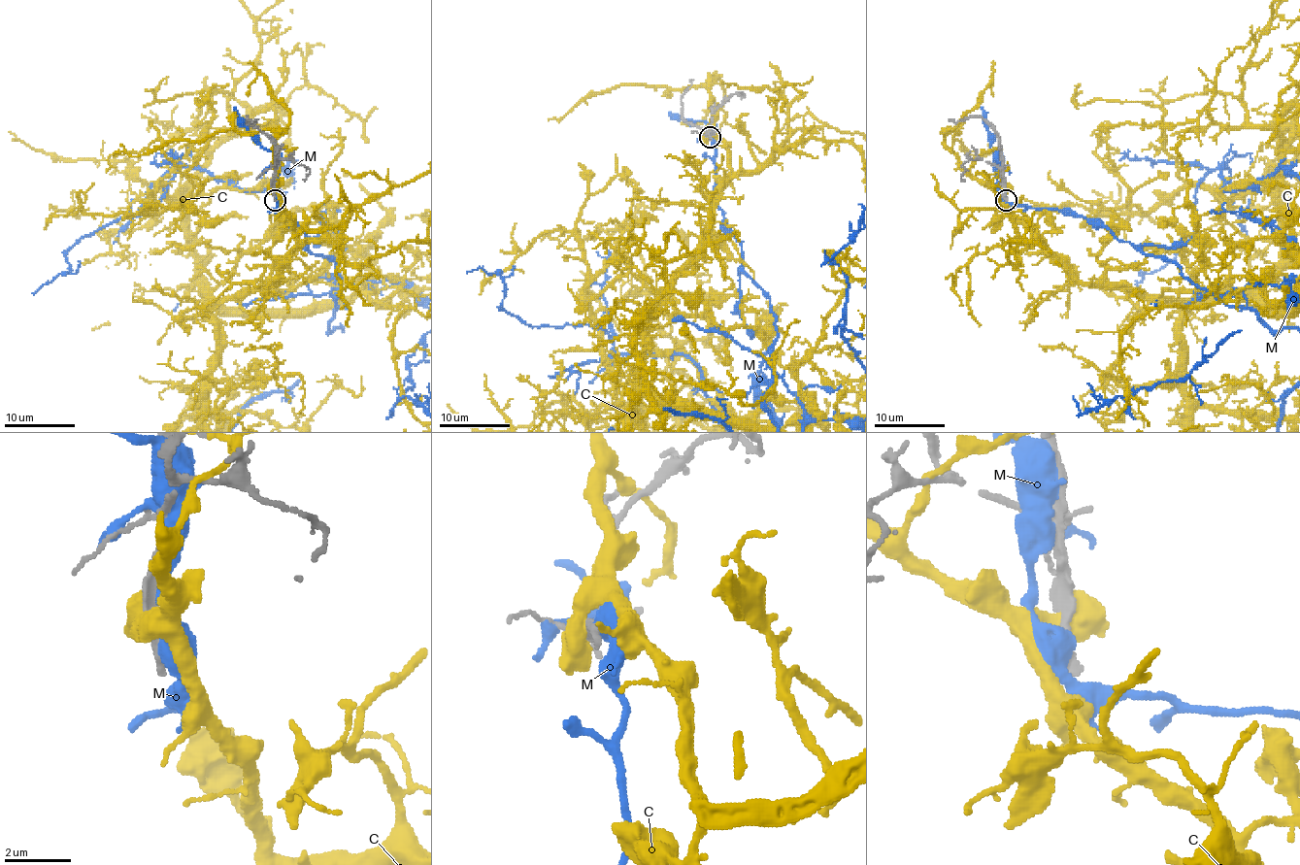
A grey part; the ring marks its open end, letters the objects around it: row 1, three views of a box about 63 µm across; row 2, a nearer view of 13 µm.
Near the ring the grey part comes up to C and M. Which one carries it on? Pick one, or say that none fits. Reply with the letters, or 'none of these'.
none of these

